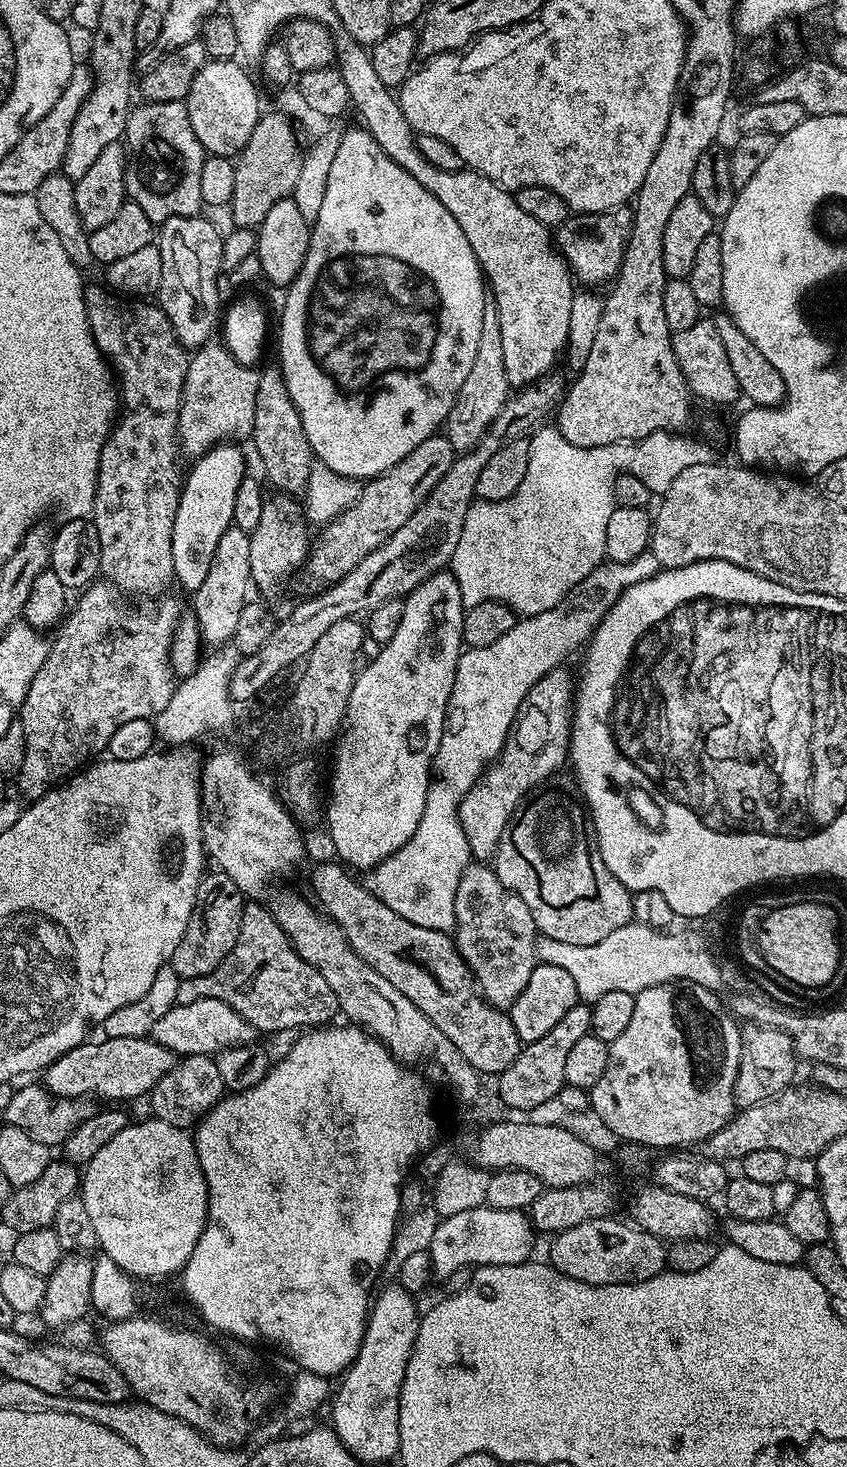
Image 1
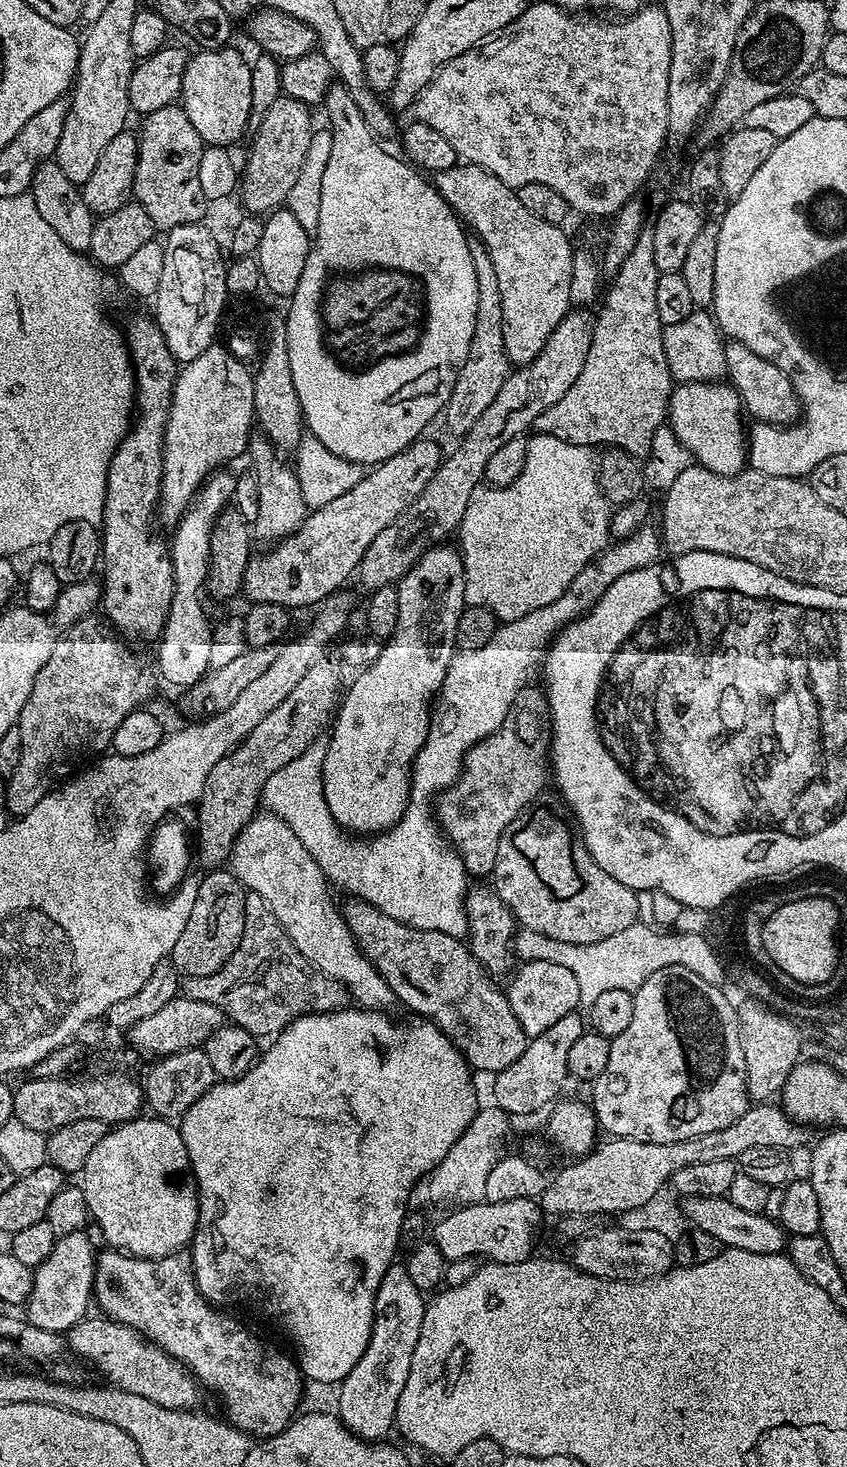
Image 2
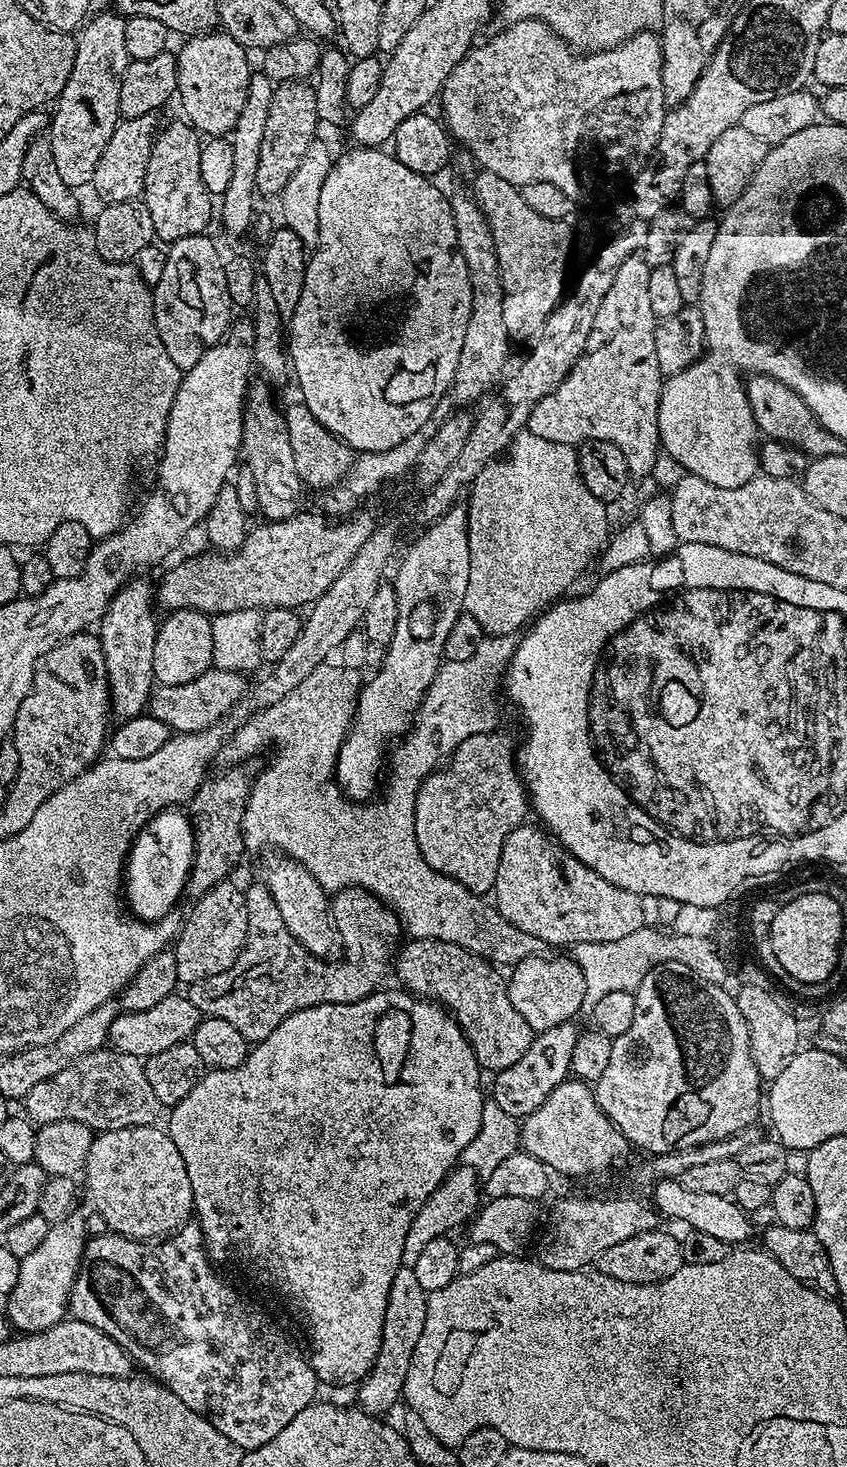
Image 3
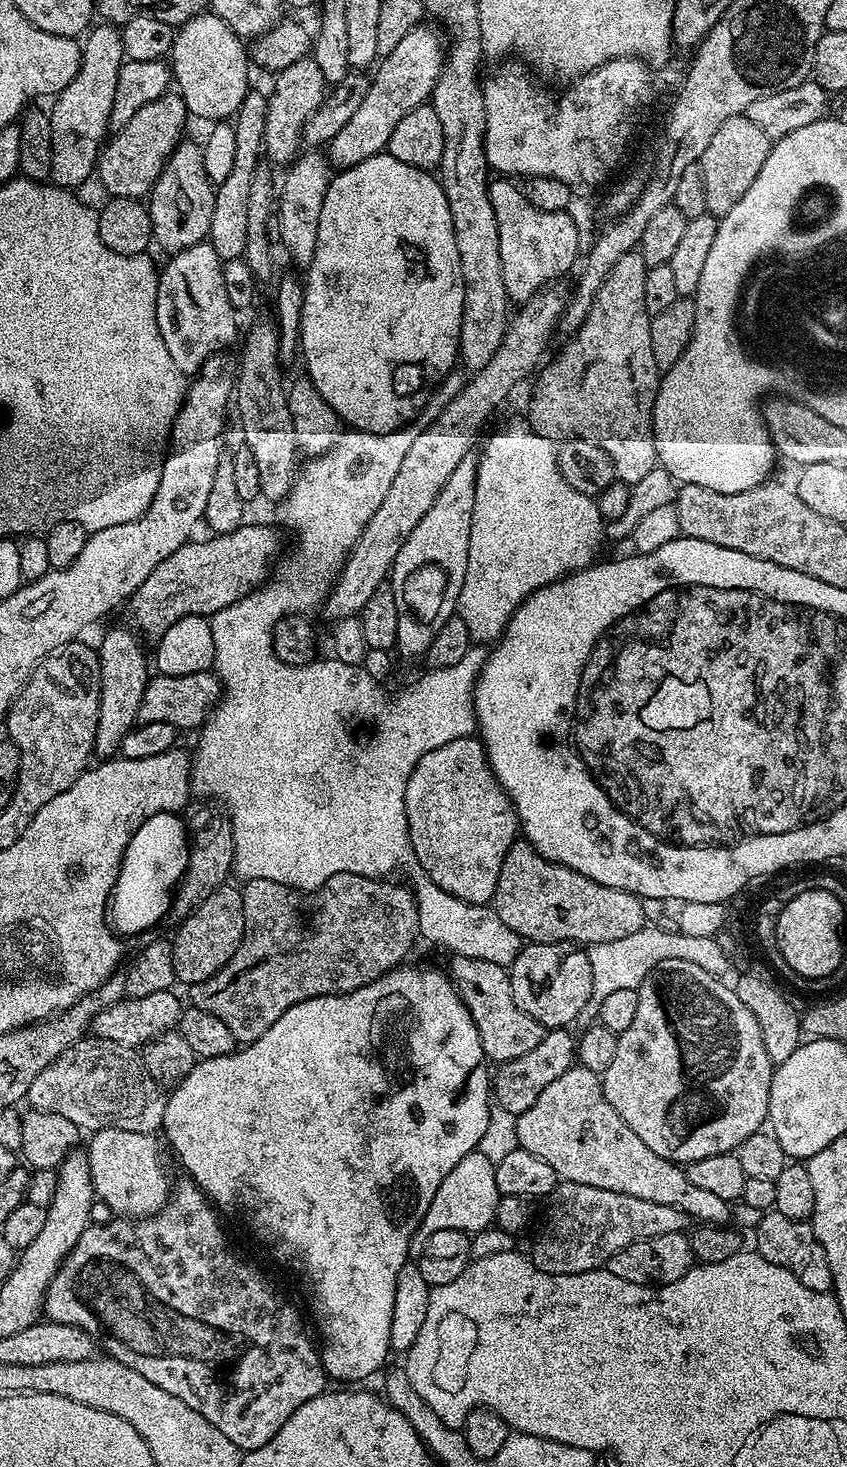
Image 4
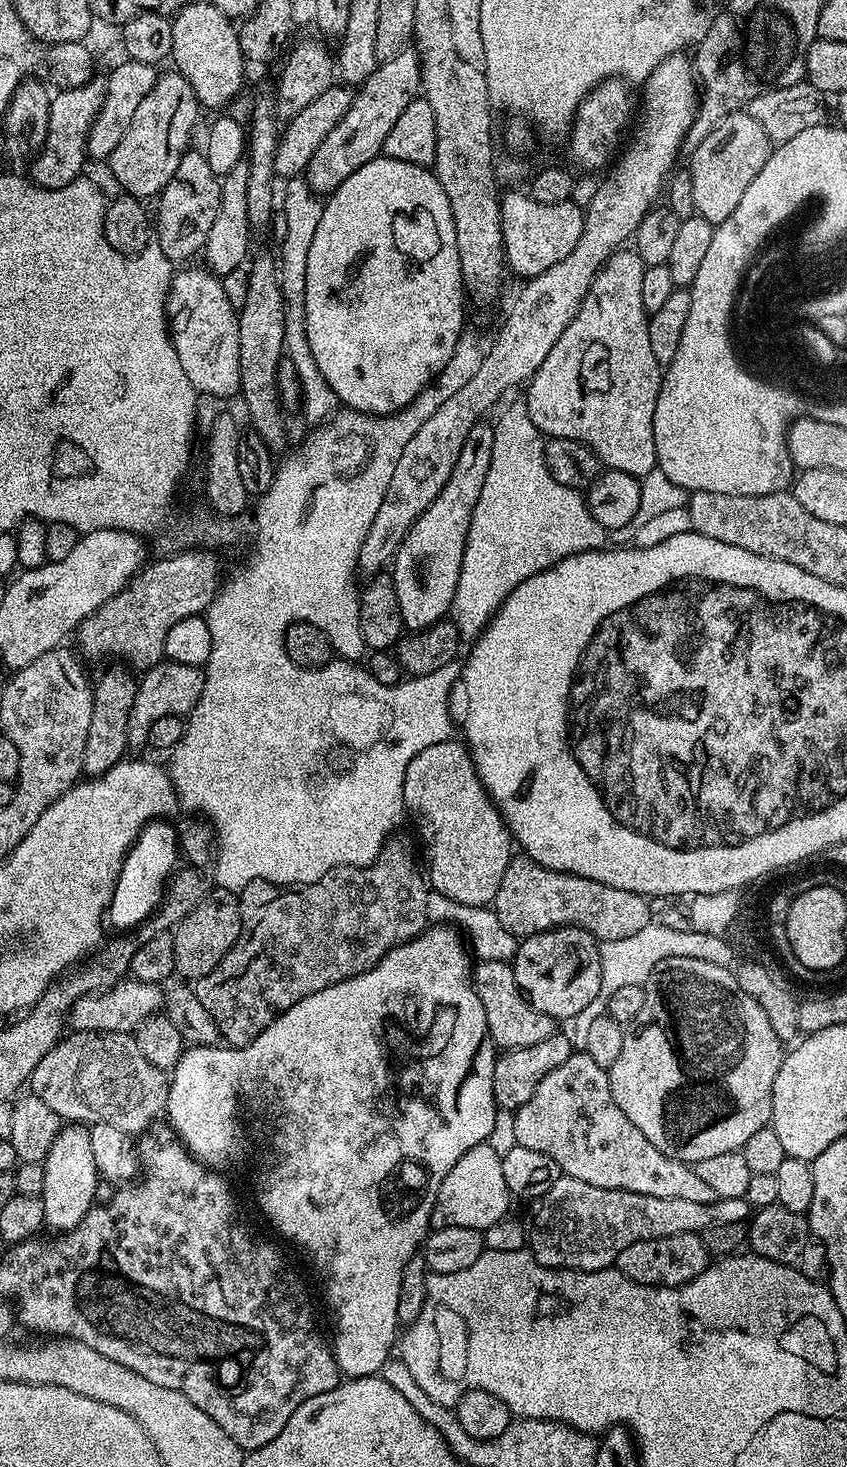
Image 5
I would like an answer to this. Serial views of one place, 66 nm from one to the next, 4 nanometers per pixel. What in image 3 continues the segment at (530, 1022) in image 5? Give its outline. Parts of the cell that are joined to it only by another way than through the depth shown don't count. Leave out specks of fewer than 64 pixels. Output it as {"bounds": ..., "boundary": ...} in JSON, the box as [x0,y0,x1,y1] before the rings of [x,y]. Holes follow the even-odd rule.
{"bounds":[394,939,534,1074],"boundary":[[[409,939],[399,945],[394,956],[394,976],[401,980],[403,987],[418,998],[429,998],[439,1002],[452,1013],[464,1037],[470,1042],[476,1060],[485,1073],[495,1074],[506,1070],[506,1066],[514,1066],[526,1050],[530,1050],[534,1035],[530,1022],[514,1010],[514,1002],[510,1002],[510,994],[505,977],[500,977],[501,969],[492,961],[466,950],[462,946],[454,946],[454,942],[438,942],[437,940]]]}

